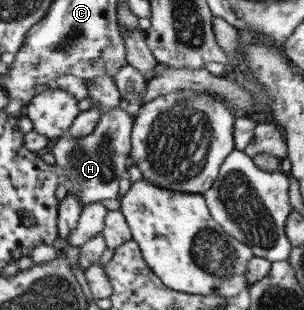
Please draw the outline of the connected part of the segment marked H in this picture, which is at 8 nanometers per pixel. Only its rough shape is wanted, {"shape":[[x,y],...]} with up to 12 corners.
{"shape":[[103,109],[91,135],[55,144],[67,193],[119,201],[136,117]]}

